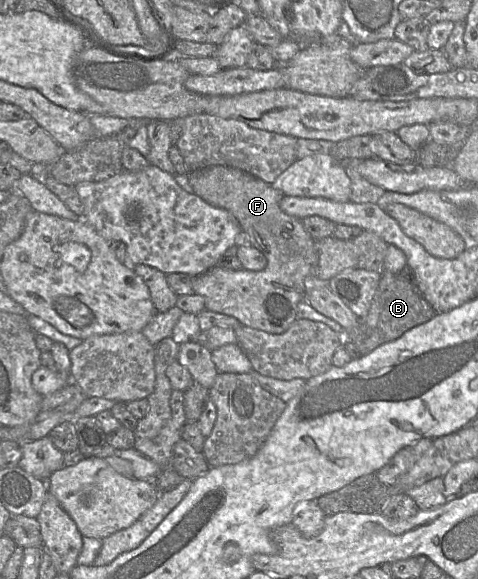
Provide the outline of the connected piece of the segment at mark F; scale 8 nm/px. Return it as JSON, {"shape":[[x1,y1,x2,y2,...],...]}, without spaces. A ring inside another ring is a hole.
{"shape":[[214,165,193,170,188,173,189,182,196,195,212,206,227,210,245,232,250,244,258,249,267,259,263,270,251,271,230,270,220,264,211,270,194,277,192,287,195,294,205,299,205,310,227,314,236,318,242,325,263,330,273,334,281,334,297,320,297,305,305,299,306,285,318,260,316,241,305,230,302,221,283,212,279,206,284,194,272,184,237,168]]}

